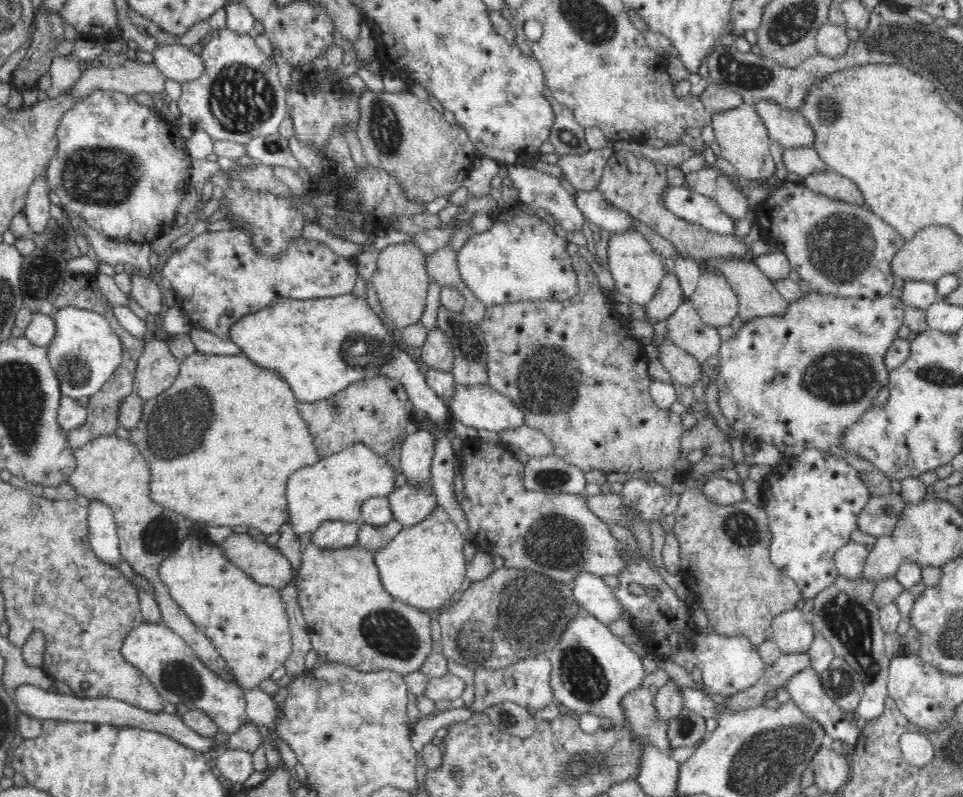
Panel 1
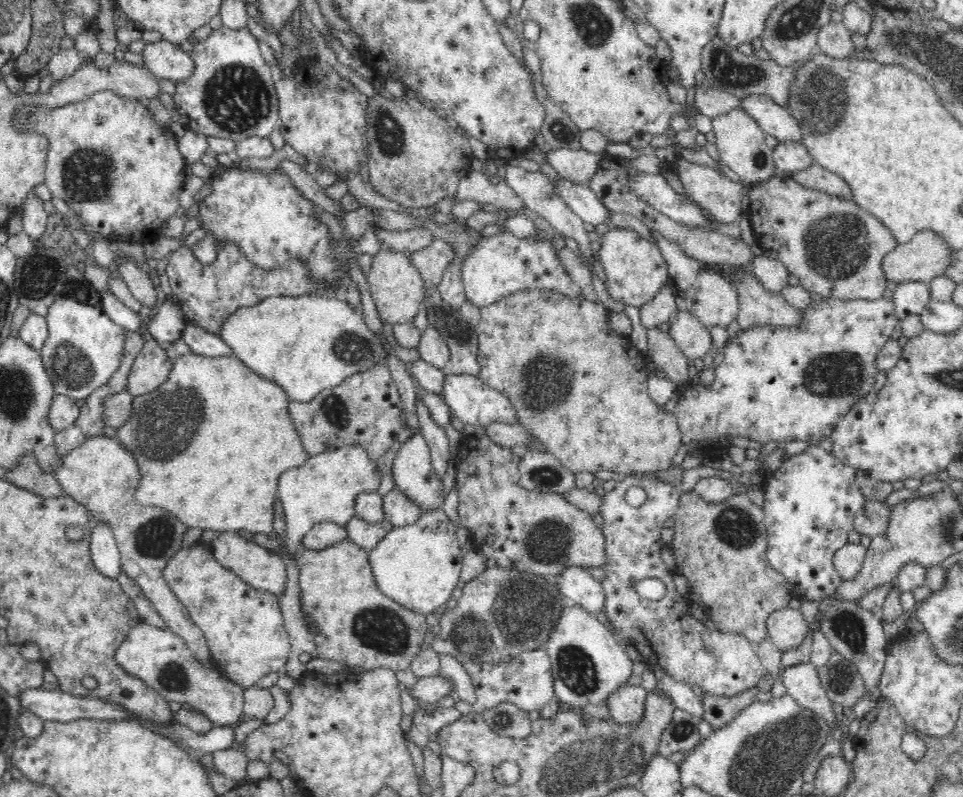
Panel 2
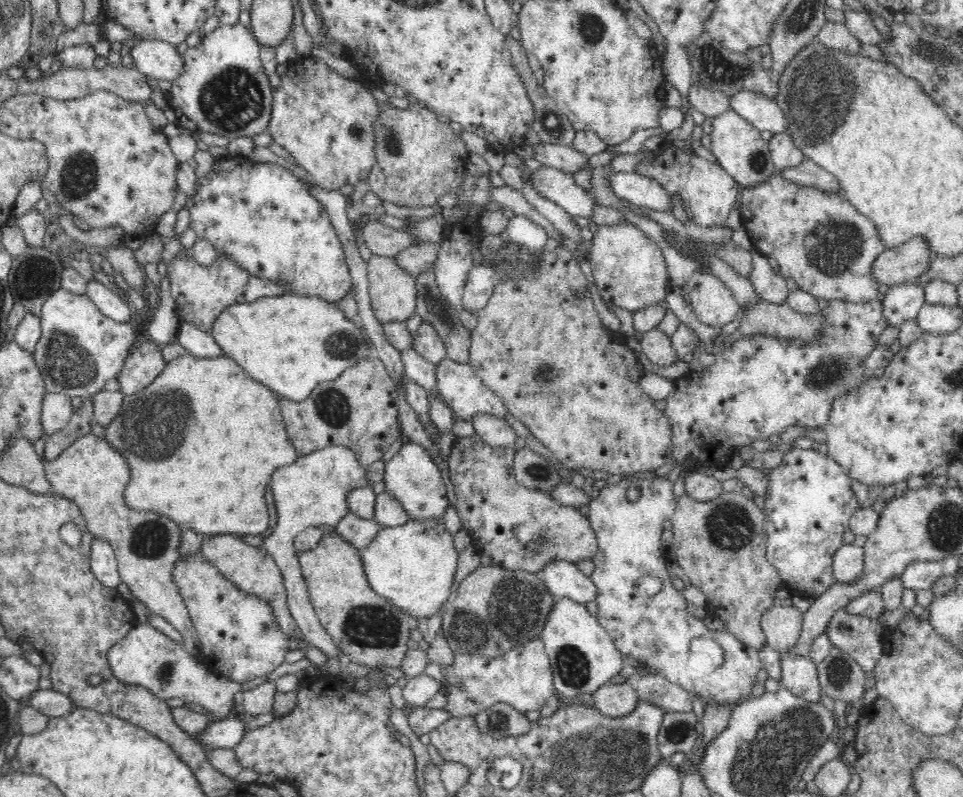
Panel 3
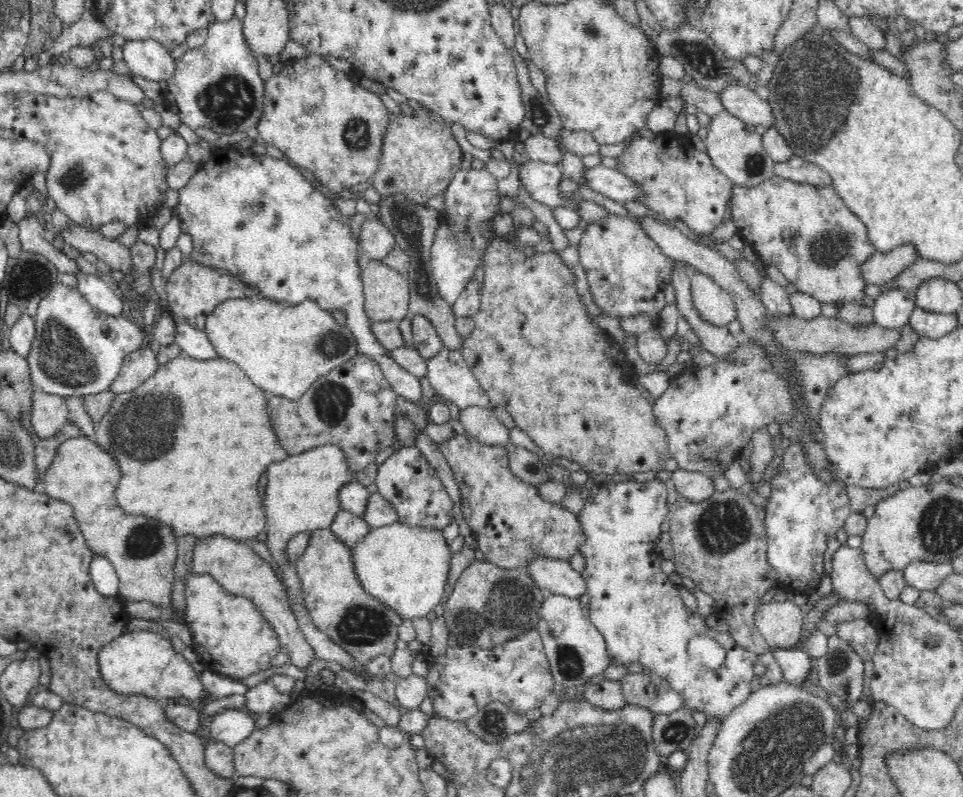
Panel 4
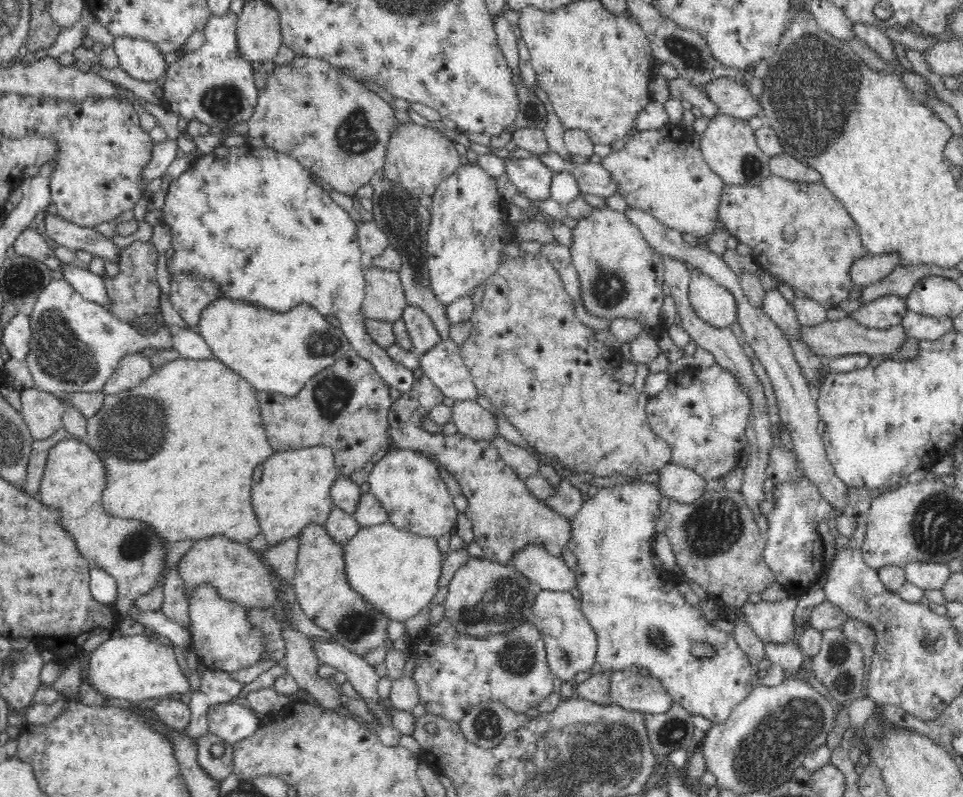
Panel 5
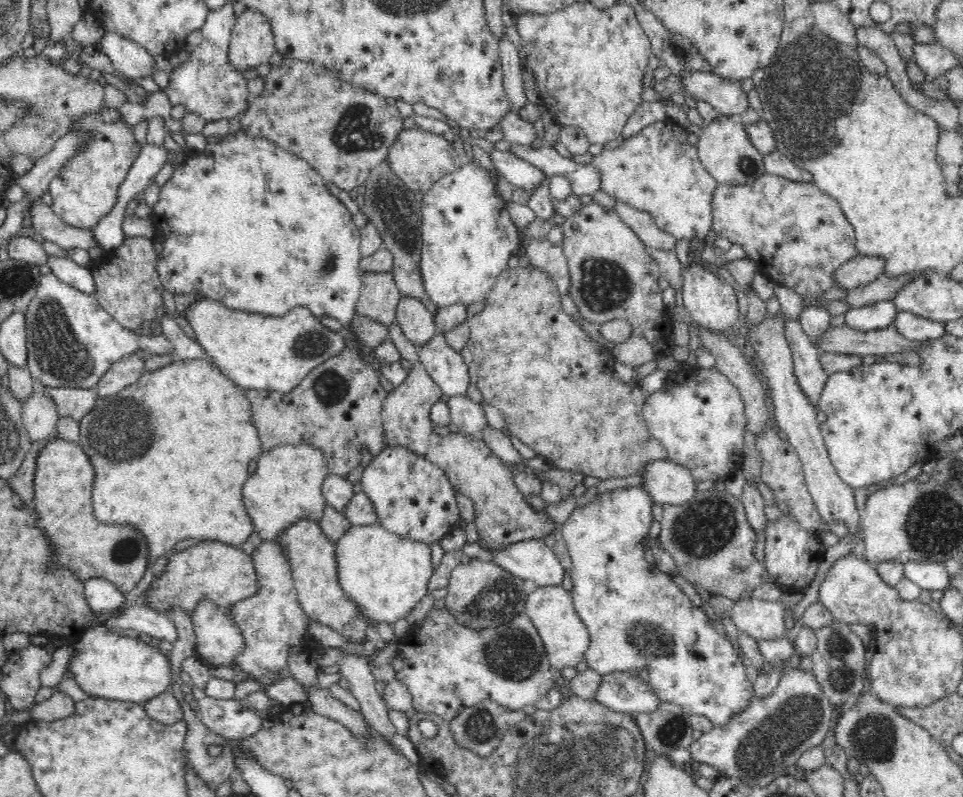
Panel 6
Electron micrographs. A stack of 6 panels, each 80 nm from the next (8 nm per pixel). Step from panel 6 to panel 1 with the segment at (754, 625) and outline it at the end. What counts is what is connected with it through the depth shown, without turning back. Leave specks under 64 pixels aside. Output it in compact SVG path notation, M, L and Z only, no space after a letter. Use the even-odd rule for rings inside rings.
M797 608L778 613L771 620L772 638L783 654L808 653L814 640L810 616Z

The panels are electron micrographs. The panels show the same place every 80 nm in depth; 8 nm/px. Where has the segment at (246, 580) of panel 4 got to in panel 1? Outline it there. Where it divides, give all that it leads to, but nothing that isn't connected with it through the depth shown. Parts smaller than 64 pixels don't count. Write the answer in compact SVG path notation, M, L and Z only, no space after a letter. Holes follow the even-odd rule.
M233 533L220 545L222 554L254 582L282 589L292 580L292 565L277 548L258 542L248 533Z

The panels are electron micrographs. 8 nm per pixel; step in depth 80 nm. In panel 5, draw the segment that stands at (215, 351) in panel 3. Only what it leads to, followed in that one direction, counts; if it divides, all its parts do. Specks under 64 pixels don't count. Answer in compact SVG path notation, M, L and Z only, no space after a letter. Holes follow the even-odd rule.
M169 327L173 349L180 353L180 358L191 360L205 360L213 358L211 349L194 329Z

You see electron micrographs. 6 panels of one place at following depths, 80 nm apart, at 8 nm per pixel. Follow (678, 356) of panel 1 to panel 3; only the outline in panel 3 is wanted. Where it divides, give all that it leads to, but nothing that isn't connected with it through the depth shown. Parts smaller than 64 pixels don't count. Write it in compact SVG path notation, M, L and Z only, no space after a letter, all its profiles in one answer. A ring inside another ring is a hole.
M658 328L644 333L640 344L642 345L643 354L654 365L667 369L667 367L680 361L673 350L671 338Z

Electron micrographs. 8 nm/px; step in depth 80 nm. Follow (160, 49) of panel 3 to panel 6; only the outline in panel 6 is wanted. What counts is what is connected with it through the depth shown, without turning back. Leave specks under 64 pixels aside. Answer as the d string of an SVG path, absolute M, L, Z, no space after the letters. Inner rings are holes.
M104 29L104 36L97 45L111 59L116 70L123 78L146 78L154 72L154 55L146 54L146 50L132 40L126 40L121 33Z

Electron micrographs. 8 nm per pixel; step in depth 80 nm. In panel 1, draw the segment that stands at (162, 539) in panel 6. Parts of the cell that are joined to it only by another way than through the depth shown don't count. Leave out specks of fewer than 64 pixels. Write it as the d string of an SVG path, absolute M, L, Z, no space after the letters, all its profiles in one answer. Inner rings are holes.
M196 352L181 362L171 388L146 402L144 418L150 428L146 428L142 420L134 428L124 430L124 435L142 452L143 459L148 460L152 478L147 489L150 501L169 508L202 528L234 528L244 524L248 528L258 528L268 536L278 532L284 522L290 523L290 513L286 508L286 480L298 468L314 465L322 457L314 447L306 421L298 412L299 402L294 392L282 378L276 371L256 367L242 354L220 356Z

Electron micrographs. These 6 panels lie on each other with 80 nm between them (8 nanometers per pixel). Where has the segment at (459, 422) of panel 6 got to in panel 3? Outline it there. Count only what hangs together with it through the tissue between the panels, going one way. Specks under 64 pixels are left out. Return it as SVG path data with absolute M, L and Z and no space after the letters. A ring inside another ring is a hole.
M476 414L473 422L475 434L491 447L513 446L518 438L516 432L500 416L494 414Z

